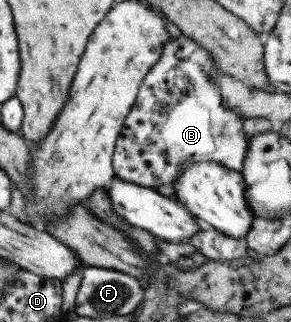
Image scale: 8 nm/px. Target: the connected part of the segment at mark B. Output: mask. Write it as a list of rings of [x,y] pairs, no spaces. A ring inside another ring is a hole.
[[[182,34],[180,39],[172,39],[166,41],[162,48],[162,55],[160,59],[150,68],[150,71],[144,76],[141,86],[139,87],[136,101],[130,108],[128,115],[126,116],[121,135],[116,140],[114,157],[112,157],[112,166],[115,176],[120,180],[127,181],[129,183],[140,184],[146,188],[157,189],[161,185],[172,185],[174,181],[180,178],[182,172],[188,170],[188,166],[192,166],[192,163],[198,163],[202,161],[216,162],[224,166],[226,169],[234,170],[236,172],[242,172],[242,163],[244,163],[244,156],[249,148],[249,138],[246,133],[242,130],[242,125],[247,117],[244,117],[240,112],[235,109],[228,109],[223,106],[220,89],[215,84],[215,69],[217,65],[211,56],[211,53],[204,49],[199,43],[194,40],[186,39],[185,35]]]

